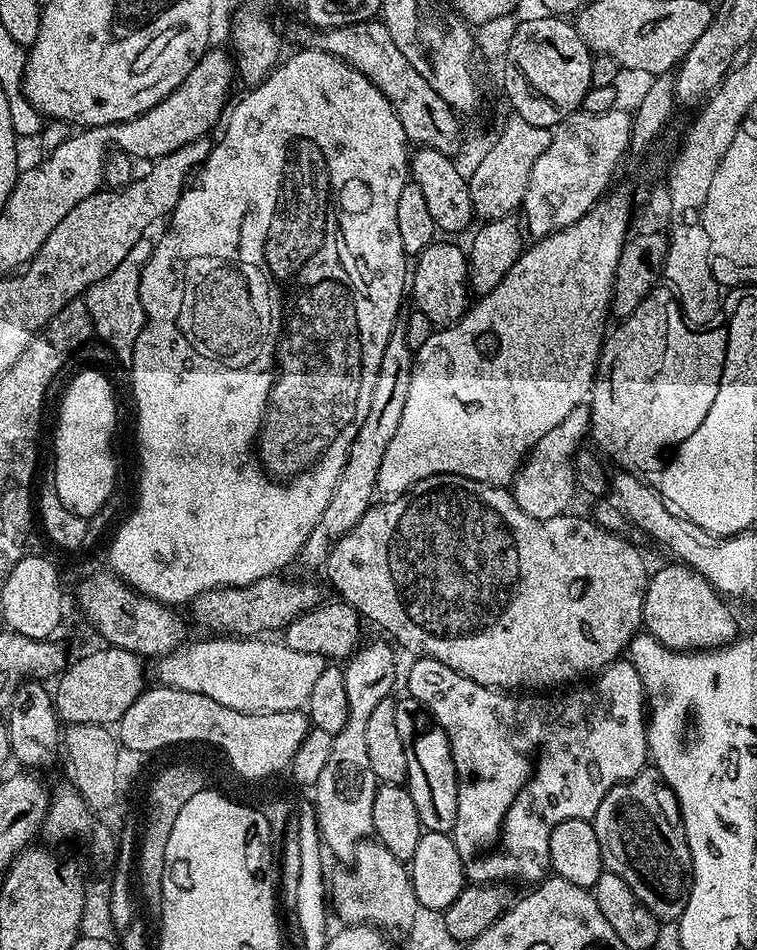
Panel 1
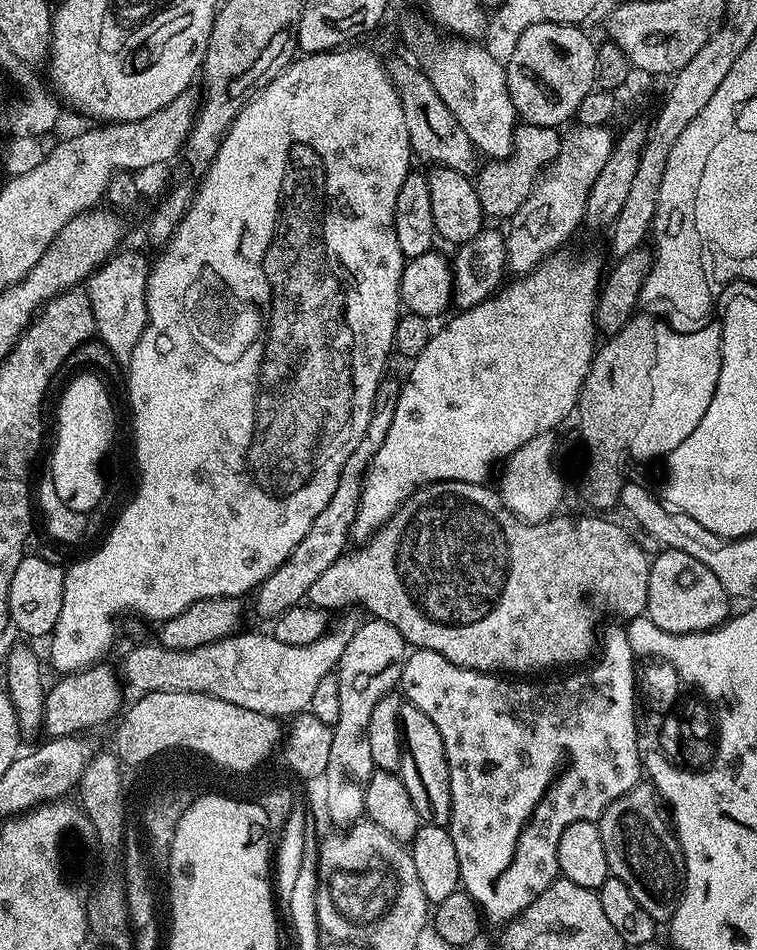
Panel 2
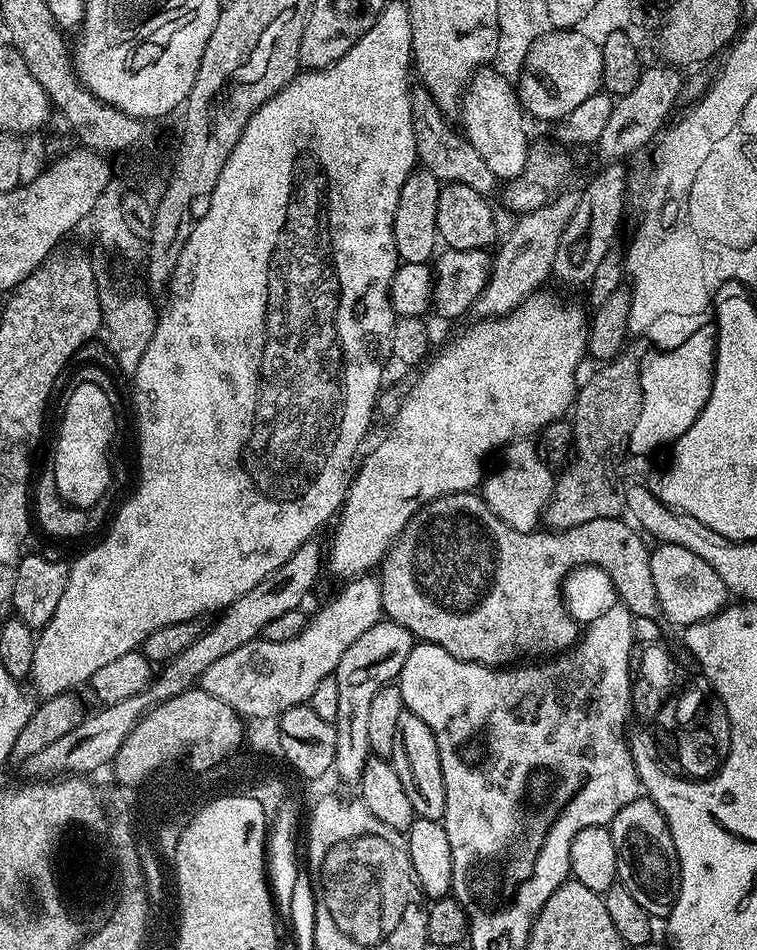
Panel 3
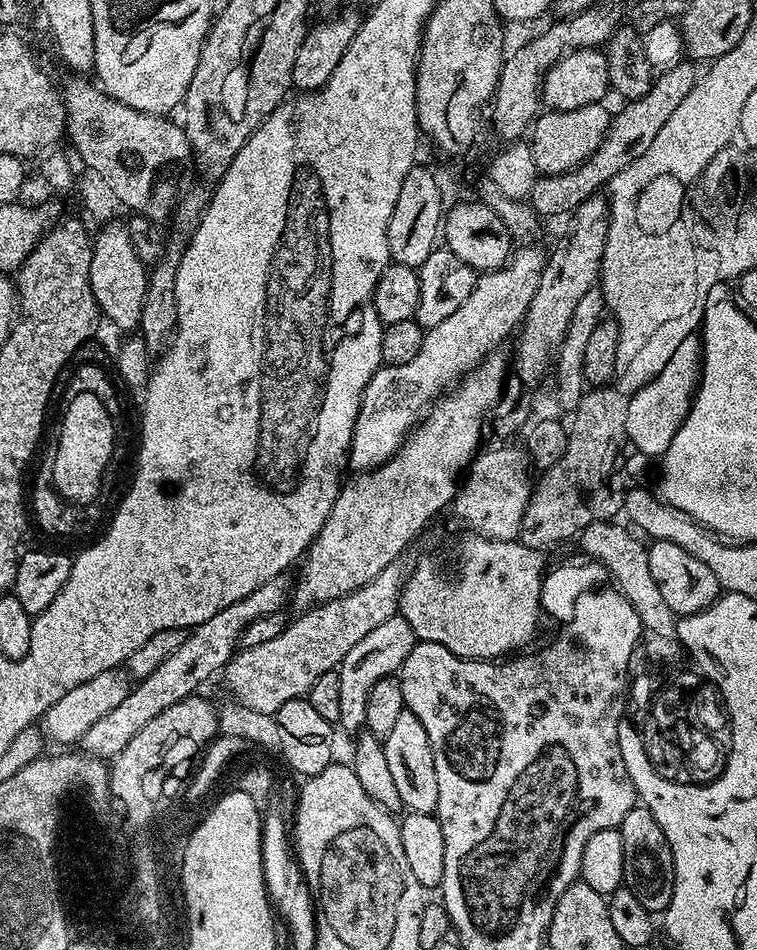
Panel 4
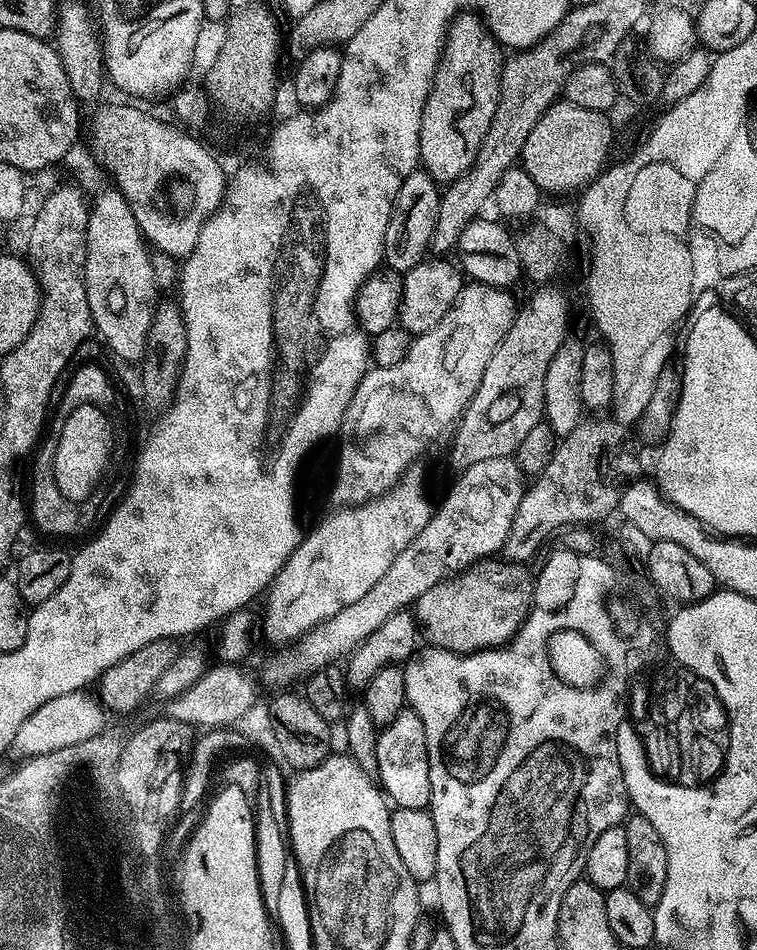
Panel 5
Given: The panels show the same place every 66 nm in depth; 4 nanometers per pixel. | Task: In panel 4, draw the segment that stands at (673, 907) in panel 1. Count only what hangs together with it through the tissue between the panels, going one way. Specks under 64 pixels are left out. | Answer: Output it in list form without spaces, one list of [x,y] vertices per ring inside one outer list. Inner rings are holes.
[[[637,806],[622,818],[619,827],[622,834],[622,850],[624,851],[624,883],[653,914],[662,914],[670,906],[670,898],[674,894],[674,854],[670,850],[670,842],[666,842],[666,834],[662,834],[662,826],[654,822],[654,814],[643,806]]]

